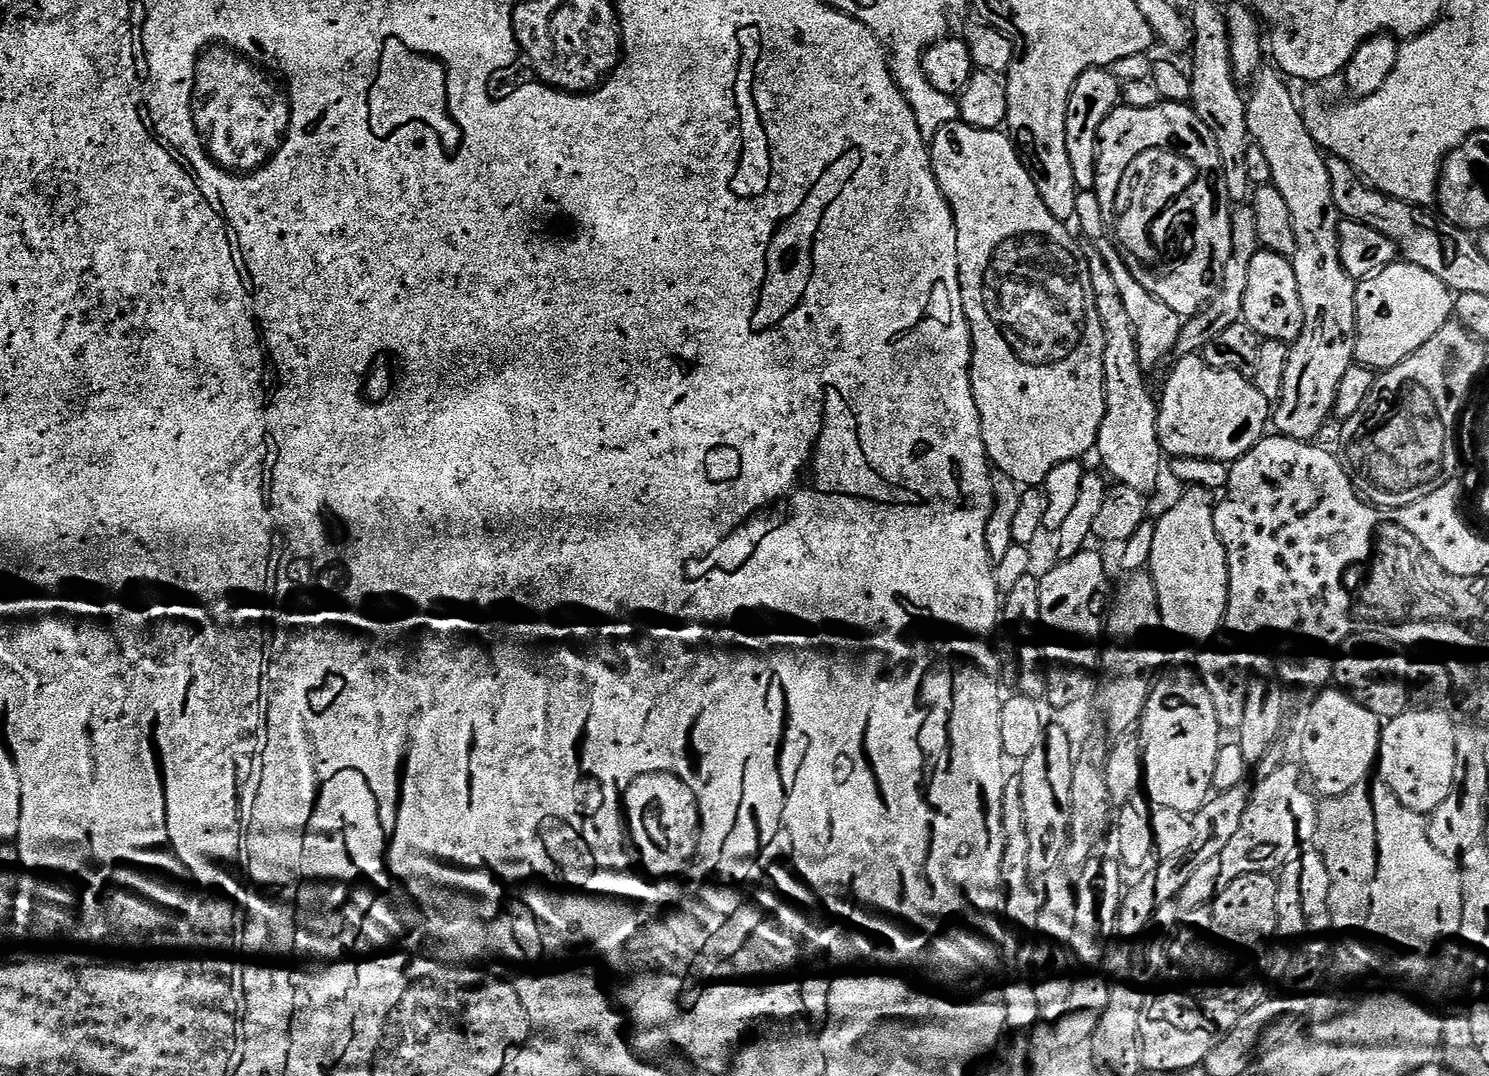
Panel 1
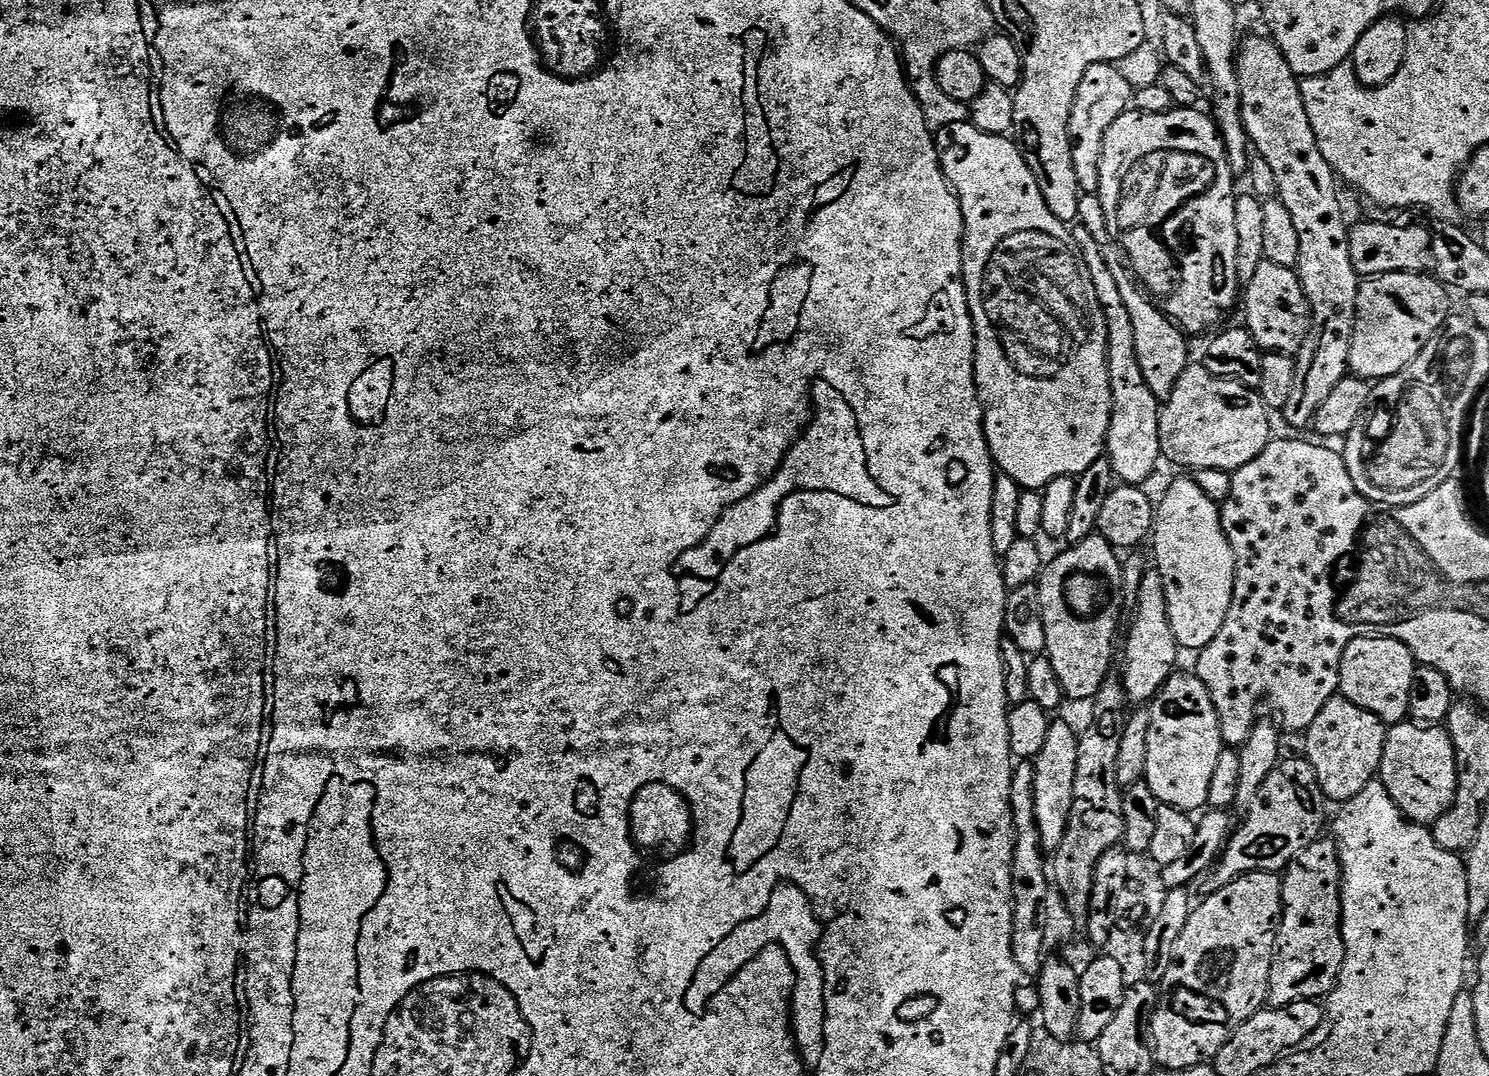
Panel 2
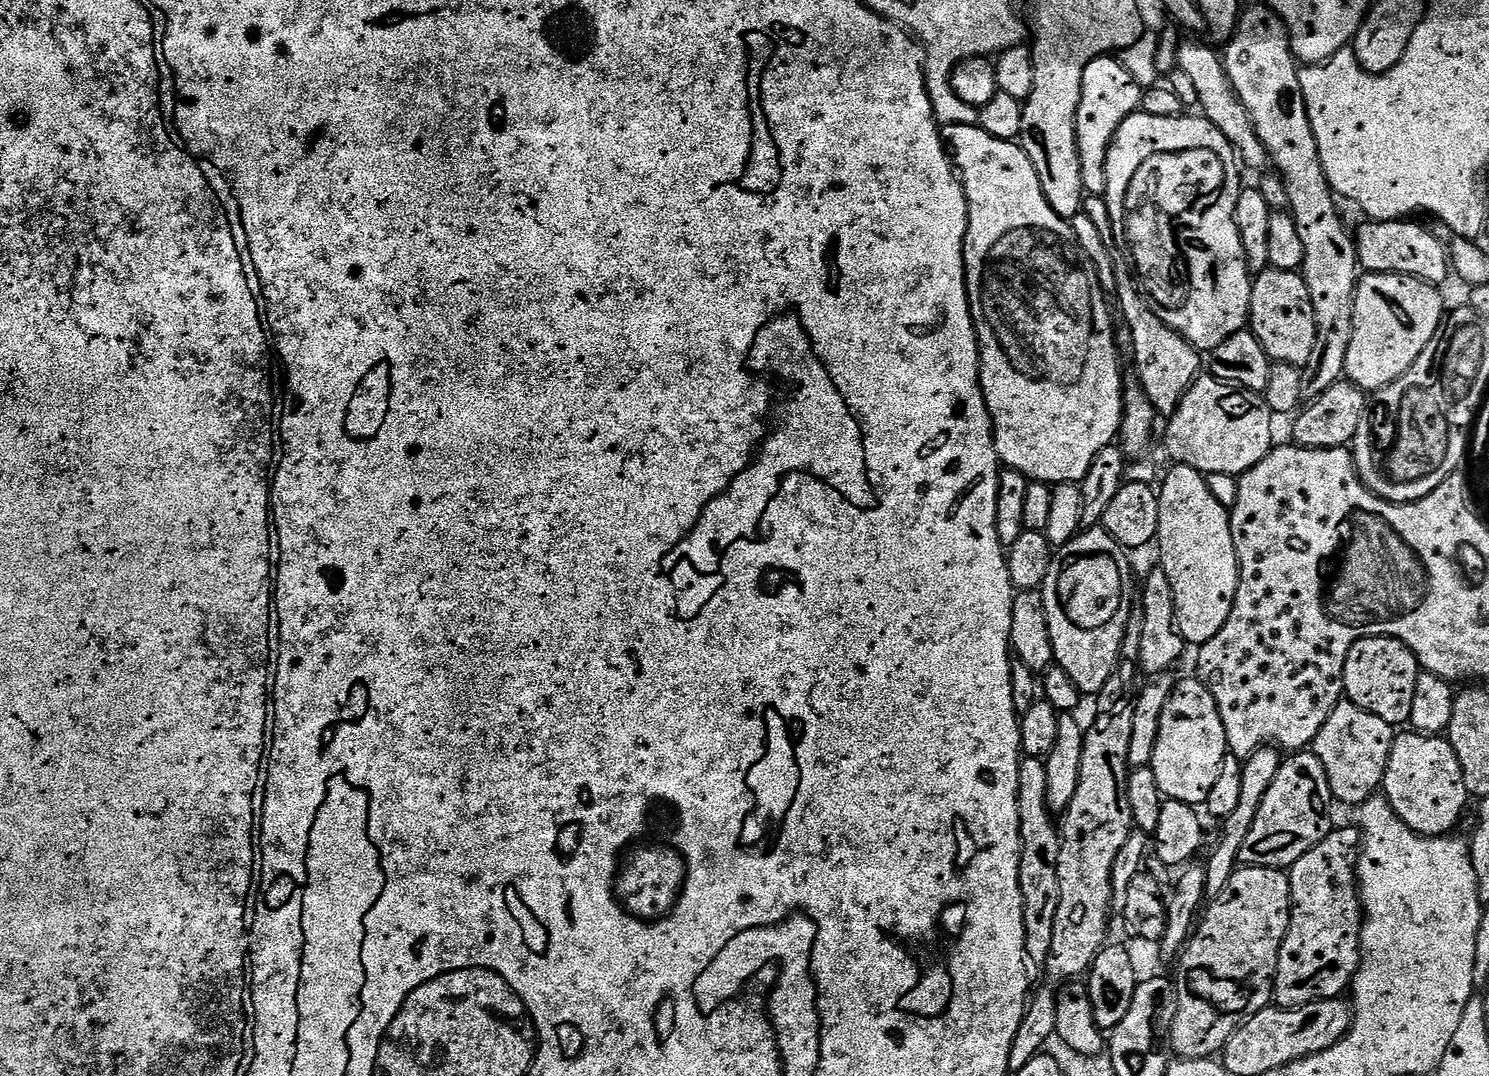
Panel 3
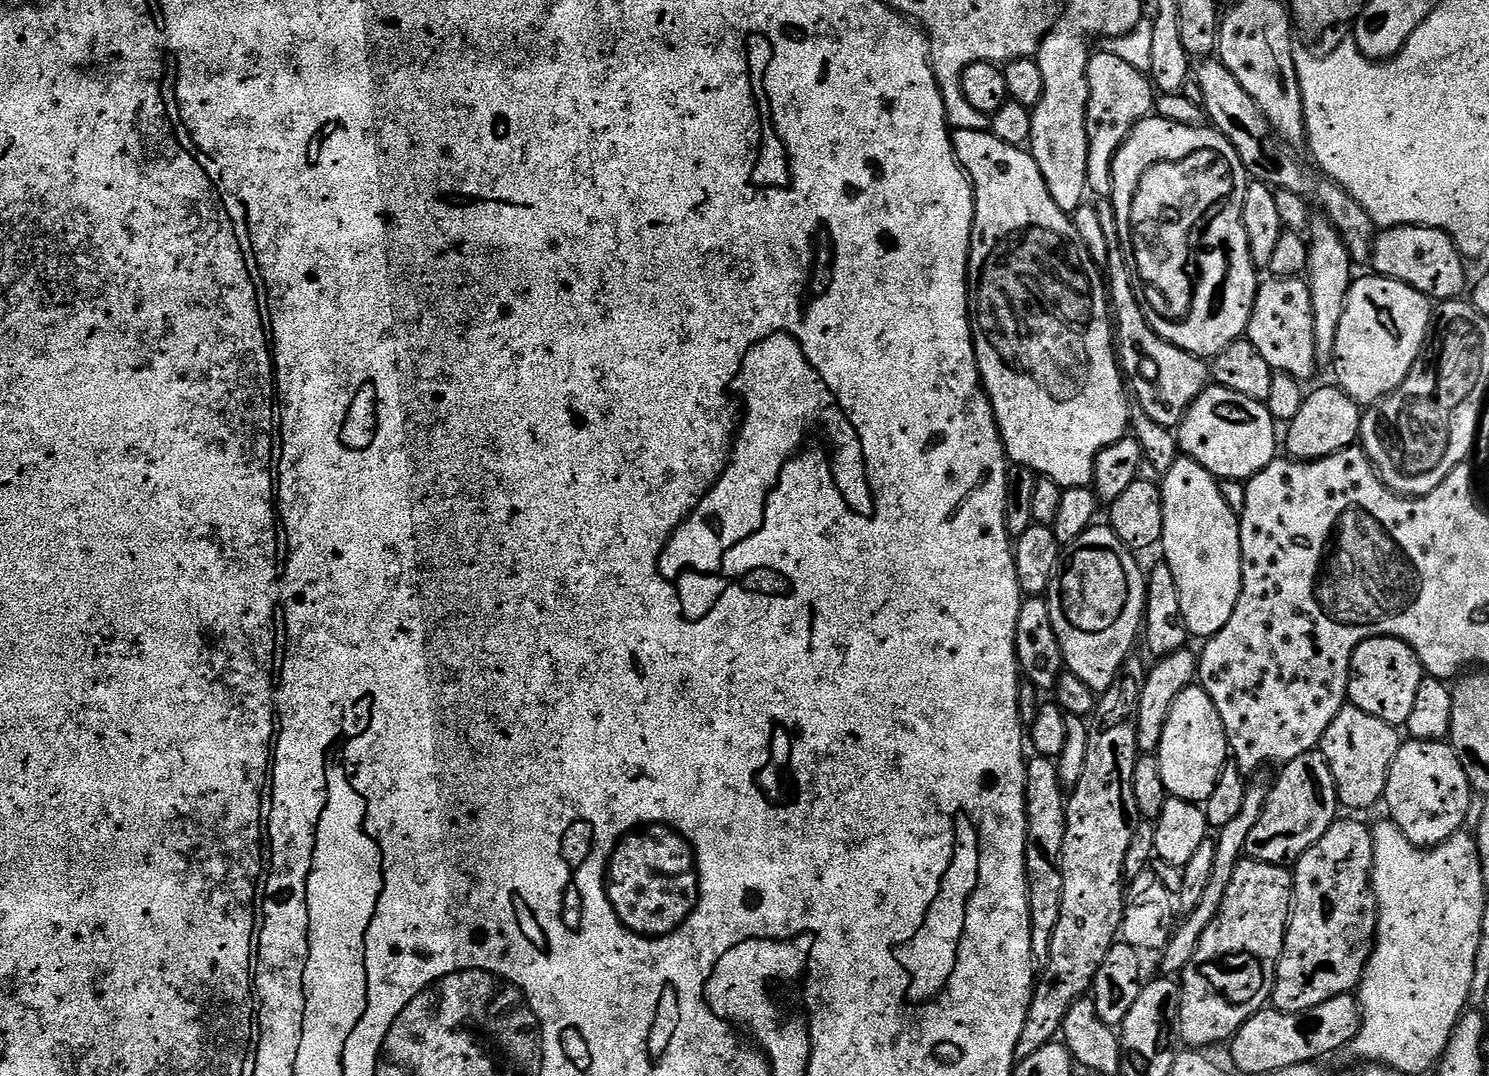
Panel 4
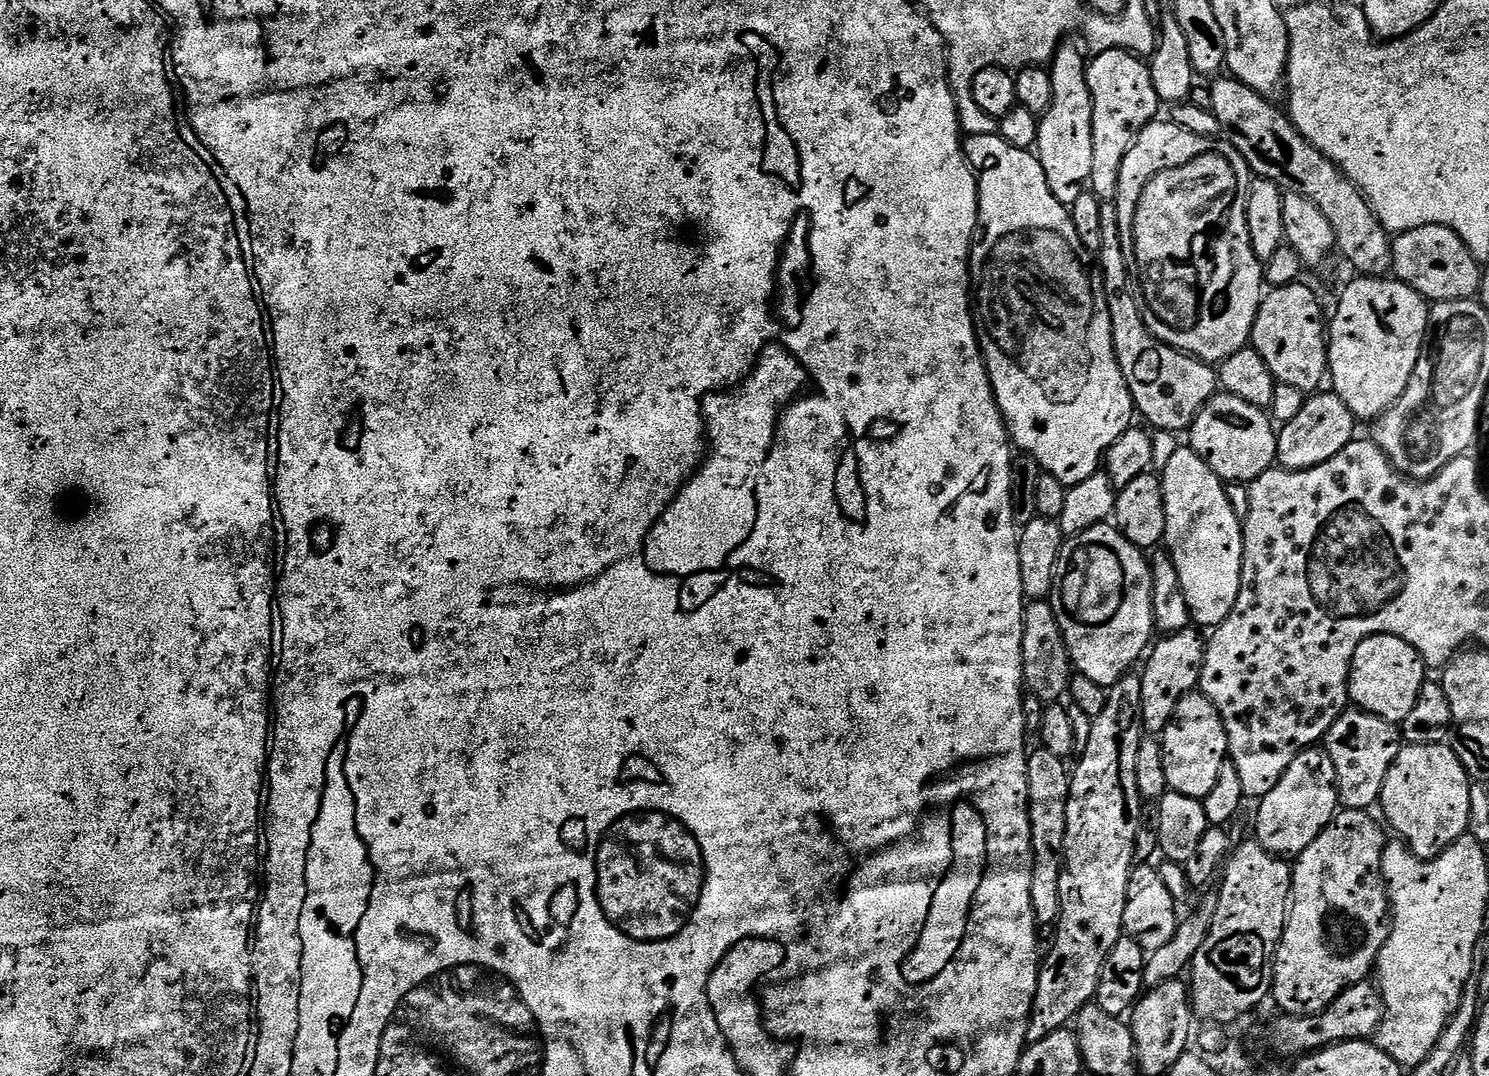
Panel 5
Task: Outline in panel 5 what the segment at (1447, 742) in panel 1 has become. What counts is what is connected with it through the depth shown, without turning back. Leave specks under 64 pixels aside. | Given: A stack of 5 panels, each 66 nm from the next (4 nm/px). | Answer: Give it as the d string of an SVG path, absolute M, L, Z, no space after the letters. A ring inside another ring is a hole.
M1405 743L1386 774L1378 808L1384 811L1384 816L1388 819L1387 827L1392 827L1400 835L1397 837L1408 845L1408 849L1415 856L1423 860L1432 860L1469 831L1468 823L1472 820L1472 787L1473 781L1462 766L1458 754L1447 743L1434 746Z

